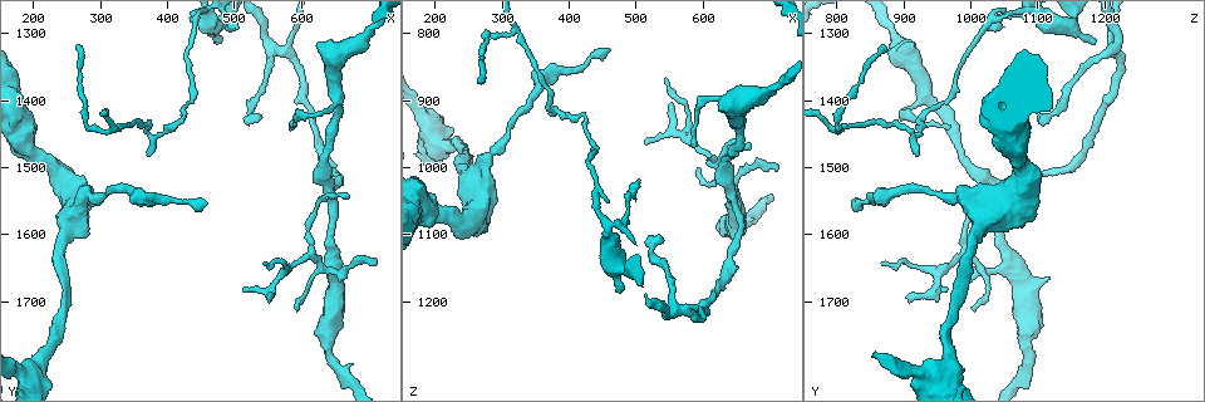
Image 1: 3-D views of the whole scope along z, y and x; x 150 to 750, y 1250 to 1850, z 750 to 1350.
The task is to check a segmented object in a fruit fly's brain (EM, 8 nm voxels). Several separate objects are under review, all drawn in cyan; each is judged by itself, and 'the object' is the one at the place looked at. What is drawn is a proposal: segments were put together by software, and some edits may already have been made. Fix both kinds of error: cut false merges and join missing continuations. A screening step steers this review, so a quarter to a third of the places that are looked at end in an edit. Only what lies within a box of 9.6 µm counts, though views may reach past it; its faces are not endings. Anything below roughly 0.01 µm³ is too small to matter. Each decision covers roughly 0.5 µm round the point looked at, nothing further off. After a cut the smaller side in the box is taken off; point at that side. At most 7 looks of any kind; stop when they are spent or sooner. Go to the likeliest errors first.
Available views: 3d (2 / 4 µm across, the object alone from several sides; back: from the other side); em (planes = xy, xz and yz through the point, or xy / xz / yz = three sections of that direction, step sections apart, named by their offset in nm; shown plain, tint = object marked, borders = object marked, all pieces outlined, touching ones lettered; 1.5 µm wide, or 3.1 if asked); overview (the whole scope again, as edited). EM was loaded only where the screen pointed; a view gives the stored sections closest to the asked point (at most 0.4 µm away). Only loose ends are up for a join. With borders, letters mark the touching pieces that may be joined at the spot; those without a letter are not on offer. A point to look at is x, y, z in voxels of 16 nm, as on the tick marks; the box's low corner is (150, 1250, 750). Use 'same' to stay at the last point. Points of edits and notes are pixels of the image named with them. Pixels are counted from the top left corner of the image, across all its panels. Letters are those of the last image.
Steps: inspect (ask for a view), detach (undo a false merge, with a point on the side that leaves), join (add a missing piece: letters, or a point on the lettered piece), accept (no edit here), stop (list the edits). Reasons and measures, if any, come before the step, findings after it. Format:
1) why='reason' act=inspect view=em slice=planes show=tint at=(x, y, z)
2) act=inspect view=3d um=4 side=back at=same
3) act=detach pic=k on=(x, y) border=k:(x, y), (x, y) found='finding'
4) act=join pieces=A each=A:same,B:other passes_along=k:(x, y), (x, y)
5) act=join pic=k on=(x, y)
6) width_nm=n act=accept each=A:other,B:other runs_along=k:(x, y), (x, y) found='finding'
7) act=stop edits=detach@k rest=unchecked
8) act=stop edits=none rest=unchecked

why='sharp bend' act=inspect view=3d um=2 at=(280, 1435, 800)

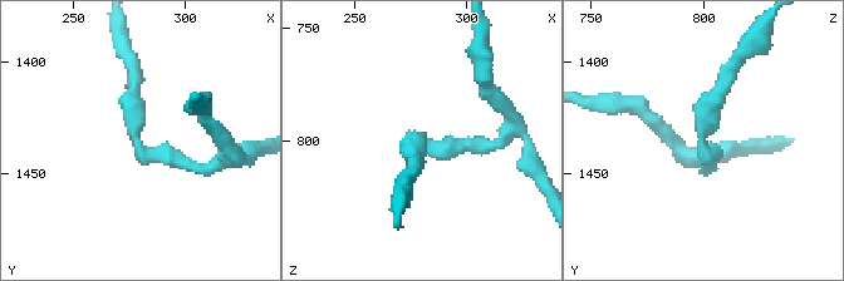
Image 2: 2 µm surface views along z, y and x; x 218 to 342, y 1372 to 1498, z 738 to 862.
act=inspect view=em slice=planes show=borders at=(278, 1432, 800)

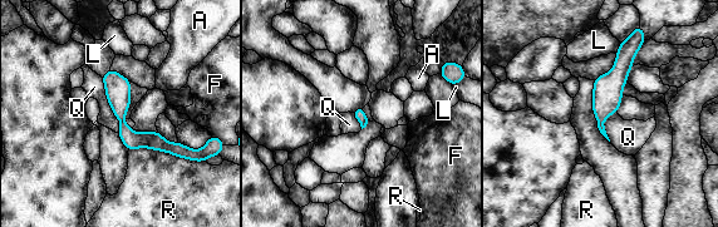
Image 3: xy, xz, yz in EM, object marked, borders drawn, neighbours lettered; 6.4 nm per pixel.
act=accept each=A:other,F:other,L:other,Q:other,R:other runs_along=3:(111, 73), (123, 127), (185, 154) found='all the same cell'

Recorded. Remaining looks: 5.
why='end of a long branch' act=inspect view=3d um=4 at=(465, 1555, 825)

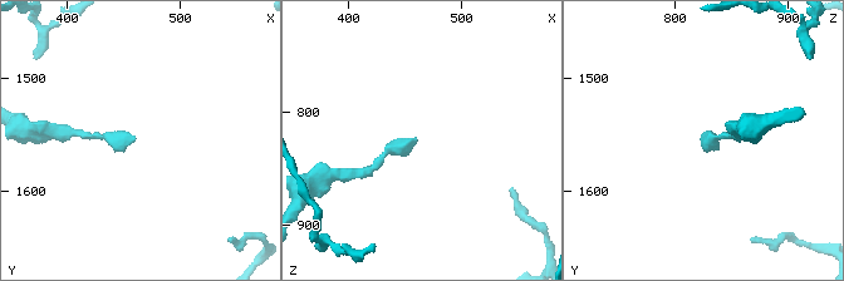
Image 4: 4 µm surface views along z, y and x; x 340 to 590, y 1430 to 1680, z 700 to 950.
act=inspect view=em slice=planes show=borders at=(462, 1552, 822)

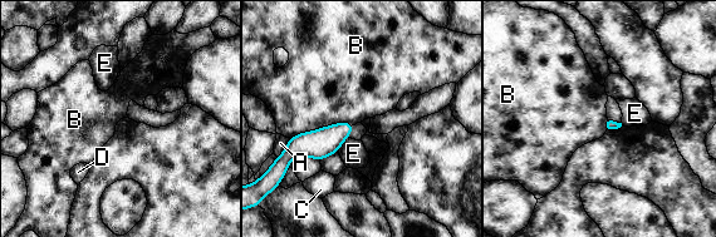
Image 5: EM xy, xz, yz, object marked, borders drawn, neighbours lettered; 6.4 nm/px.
act=accept each=A:other,B:other,C:other,D:other,E:other border=5:(354, 123), (333, 123), (289, 138) found='no lettered piece goes on from it'

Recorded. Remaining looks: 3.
why='end of a long branch' act=inspect view=em slice=xz step=8 show=tint at=(265, 1320, 870)

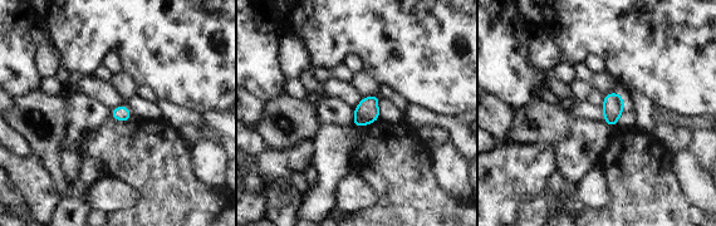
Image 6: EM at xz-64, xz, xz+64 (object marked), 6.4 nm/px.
act=inspect view=em slice=planes show=borders at=same

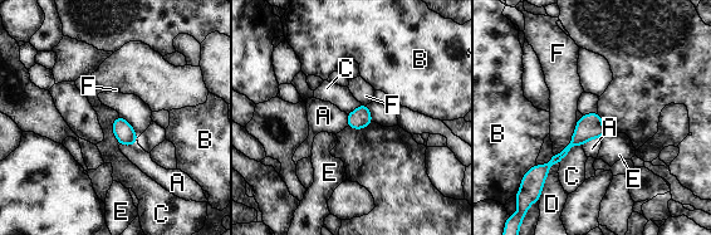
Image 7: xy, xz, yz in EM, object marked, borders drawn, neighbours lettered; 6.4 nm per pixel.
act=accept each=A:other,B:other,C:other,D:other,E:other,F:other border=7:(137, 141), (131, 145), (119, 145) found='no lettered piece goes on from it'

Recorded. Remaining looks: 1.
act=stop edits=none rest=unchecked

